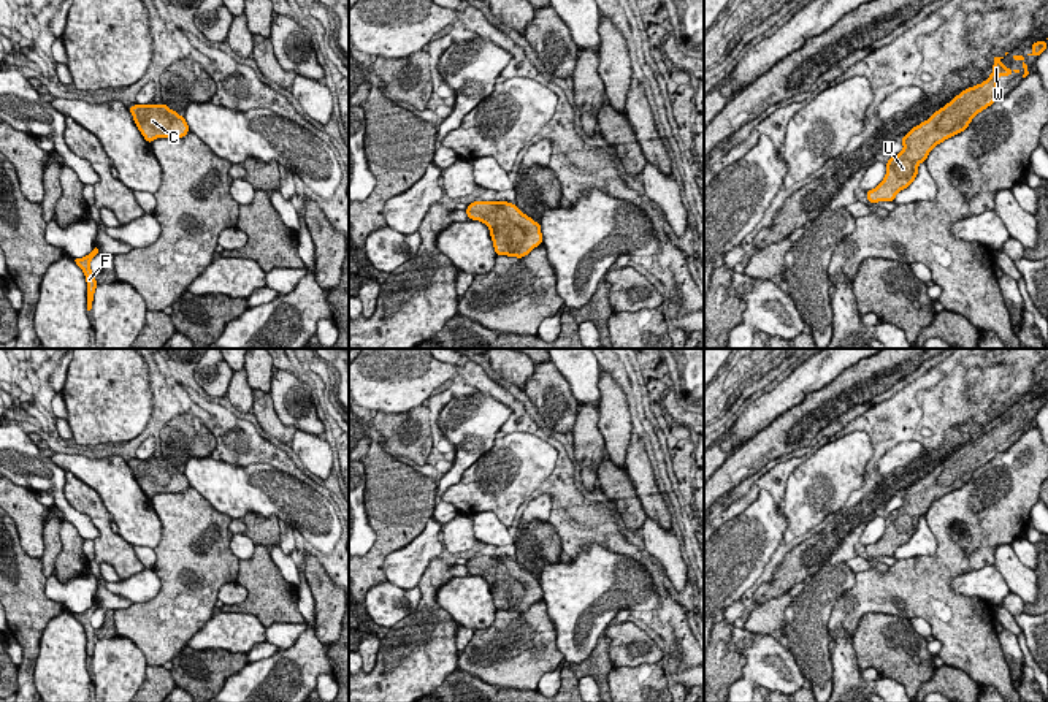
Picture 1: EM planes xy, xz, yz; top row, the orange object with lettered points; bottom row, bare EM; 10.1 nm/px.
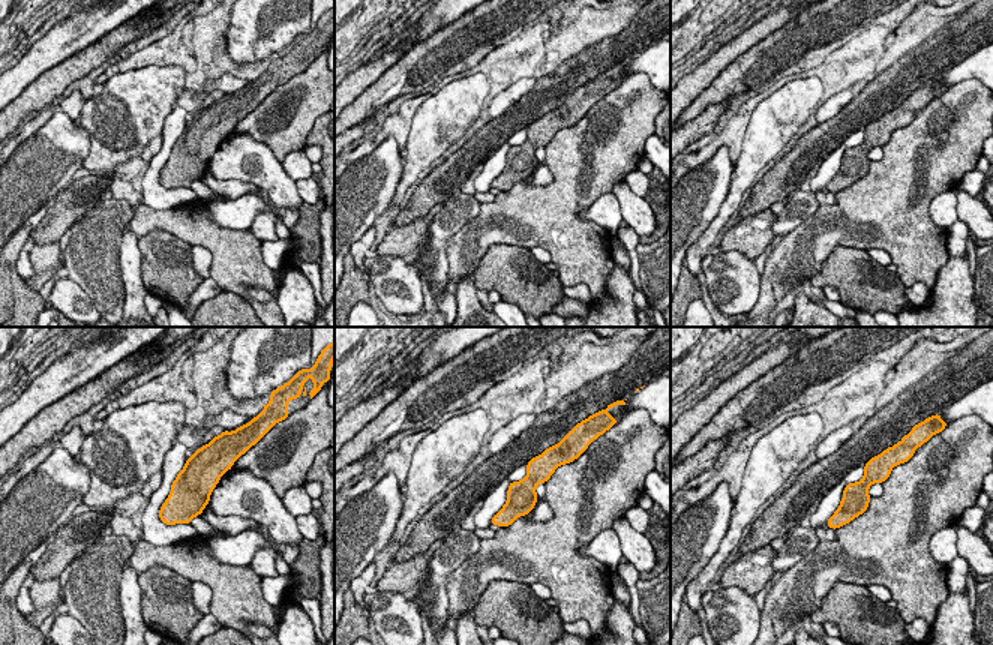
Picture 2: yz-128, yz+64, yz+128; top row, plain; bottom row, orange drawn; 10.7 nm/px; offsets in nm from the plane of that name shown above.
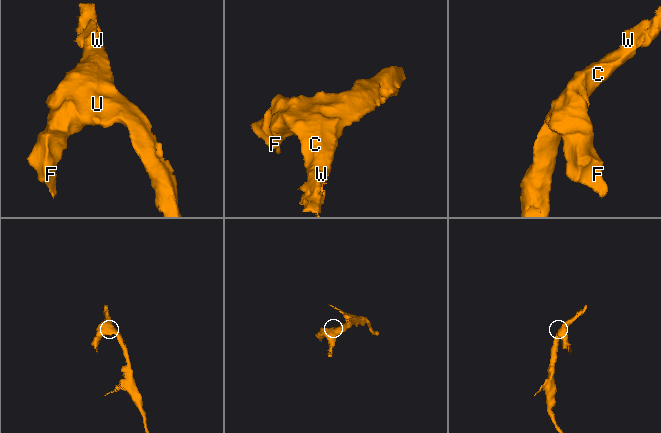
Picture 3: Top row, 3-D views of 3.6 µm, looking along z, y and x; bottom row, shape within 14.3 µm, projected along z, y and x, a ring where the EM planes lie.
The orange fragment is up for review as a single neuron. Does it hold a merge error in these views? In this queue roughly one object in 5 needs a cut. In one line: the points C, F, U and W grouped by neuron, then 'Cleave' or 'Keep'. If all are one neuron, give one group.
Groups: C F U W. Keep

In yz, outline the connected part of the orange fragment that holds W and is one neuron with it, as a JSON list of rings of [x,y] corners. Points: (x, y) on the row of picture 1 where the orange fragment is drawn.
[[[994,57],[993,73],[981,84],[962,90],[950,103],[935,111],[928,120],[913,127],[901,141],[904,149],[886,163],[883,181],[866,192],[869,203],[893,203],[896,195],[907,189],[918,174],[918,165],[945,139],[964,132],[972,119],[1004,97],[996,84],[999,76],[1012,76],[1012,70]]]

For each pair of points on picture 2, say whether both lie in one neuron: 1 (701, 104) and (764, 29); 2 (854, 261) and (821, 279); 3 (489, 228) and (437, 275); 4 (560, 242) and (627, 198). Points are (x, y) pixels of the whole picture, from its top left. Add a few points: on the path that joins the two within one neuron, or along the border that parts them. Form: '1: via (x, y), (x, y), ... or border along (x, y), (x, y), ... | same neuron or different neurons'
1: border along (741, 54), (714, 78) | different neurons
2: via (846, 269), (828, 276) | same neuron
3: border along (458, 230), (446, 248), (446, 282) | different neurons
4: border along (624, 179), (618, 180), (611, 191) | different neurons

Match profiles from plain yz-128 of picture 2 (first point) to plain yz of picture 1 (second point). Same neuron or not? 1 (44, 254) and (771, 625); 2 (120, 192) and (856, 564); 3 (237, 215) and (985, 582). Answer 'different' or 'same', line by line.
1: same
2: same
3: same

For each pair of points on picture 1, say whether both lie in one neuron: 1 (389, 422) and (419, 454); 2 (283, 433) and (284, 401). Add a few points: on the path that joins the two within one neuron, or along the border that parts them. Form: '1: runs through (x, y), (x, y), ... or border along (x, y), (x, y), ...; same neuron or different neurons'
1: runs through (395, 431), (398, 441), (409, 446); same neuron
2: border along (268, 393), (273, 409), (284, 425); different neurons

